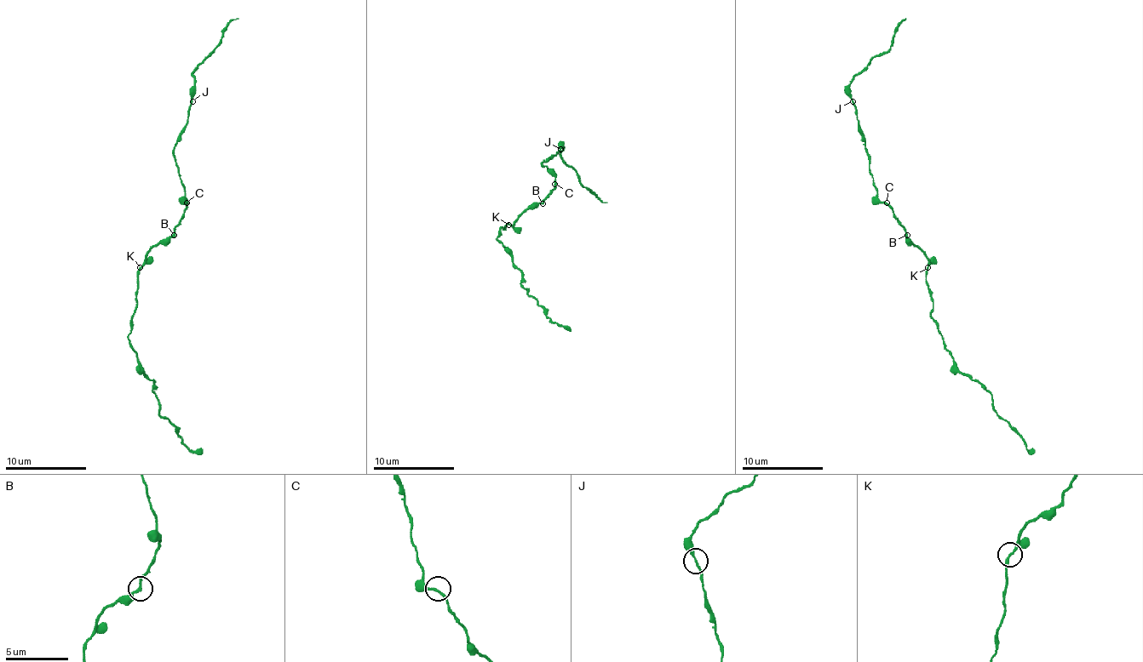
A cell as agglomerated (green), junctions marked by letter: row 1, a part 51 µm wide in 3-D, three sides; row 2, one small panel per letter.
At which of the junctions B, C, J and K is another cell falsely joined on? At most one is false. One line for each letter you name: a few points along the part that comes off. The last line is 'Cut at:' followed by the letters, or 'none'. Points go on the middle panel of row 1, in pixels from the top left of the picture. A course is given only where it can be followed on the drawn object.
Cut at: none

